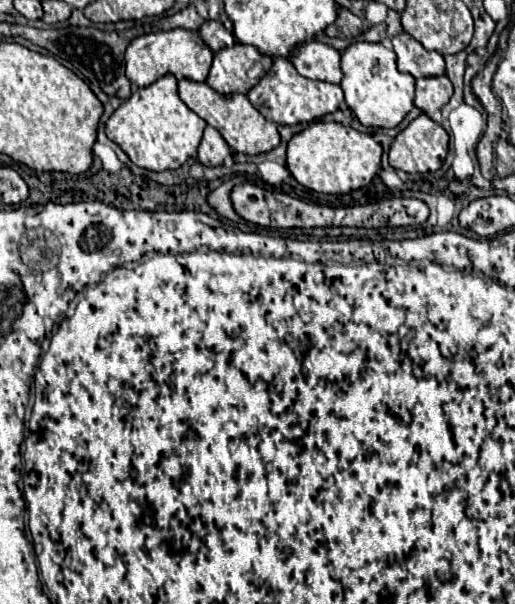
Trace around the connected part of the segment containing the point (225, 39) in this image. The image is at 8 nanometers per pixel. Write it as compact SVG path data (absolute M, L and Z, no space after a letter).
M207 20L201 28L199 28L199 34L203 38L203 42L213 50L221 50L221 48L229 48L235 44L235 36L231 32L225 30L225 26L221 22L215 22L215 20Z

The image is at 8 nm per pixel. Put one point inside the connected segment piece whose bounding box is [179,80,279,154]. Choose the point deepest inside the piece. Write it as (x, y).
(244, 129)

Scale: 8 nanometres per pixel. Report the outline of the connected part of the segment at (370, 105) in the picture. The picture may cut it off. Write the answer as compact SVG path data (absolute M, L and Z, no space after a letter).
M353 42L341 54L341 70L341 90L345 94L345 102L363 126L395 128L414 107L415 78L397 70L395 52L387 50L383 44Z

